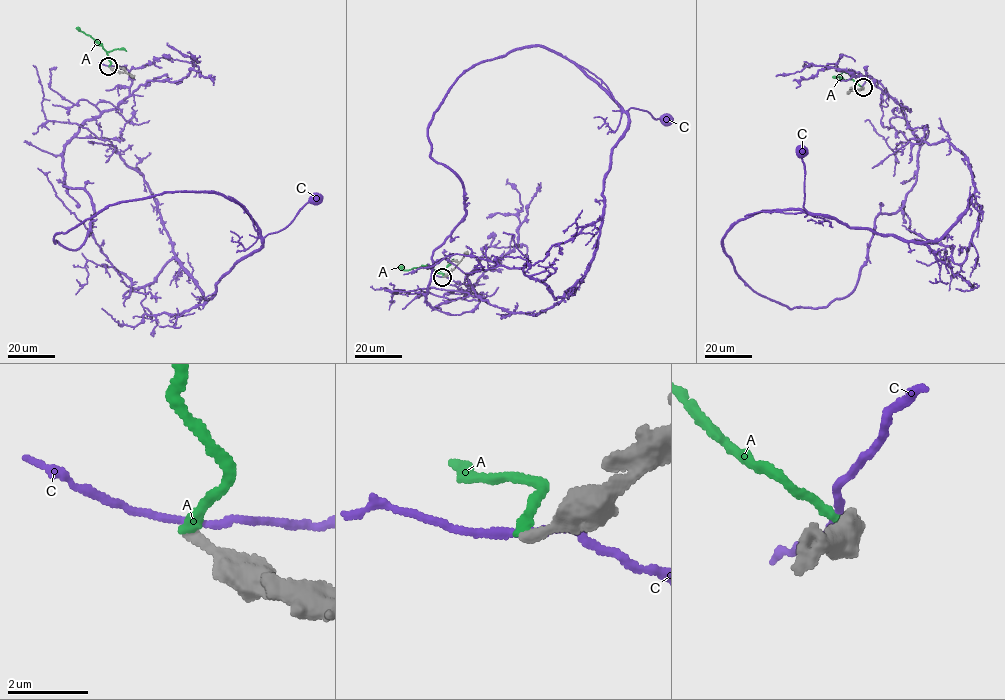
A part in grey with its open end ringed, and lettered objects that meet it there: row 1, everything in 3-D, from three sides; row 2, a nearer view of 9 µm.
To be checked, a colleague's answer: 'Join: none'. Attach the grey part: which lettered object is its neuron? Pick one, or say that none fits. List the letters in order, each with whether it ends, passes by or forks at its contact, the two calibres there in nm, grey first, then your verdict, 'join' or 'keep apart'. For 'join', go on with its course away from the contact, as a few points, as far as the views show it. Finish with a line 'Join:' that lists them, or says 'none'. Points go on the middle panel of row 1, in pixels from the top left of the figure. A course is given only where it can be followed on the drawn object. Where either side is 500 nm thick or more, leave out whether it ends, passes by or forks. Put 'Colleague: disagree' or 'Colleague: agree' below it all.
A: it ends | 280/260 nm | keep apart
C: it passes by | 280/180 nm | keep apart
Join: none
Colleague: agree

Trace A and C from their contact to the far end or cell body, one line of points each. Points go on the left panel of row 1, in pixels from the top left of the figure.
A: (109, 66), (110, 63), (101, 45), (77, 27)
C: (109, 66), (129, 95), (63, 155), (91, 230), (55, 242), (167, 192), (225, 196), (262, 237), (317, 199)

